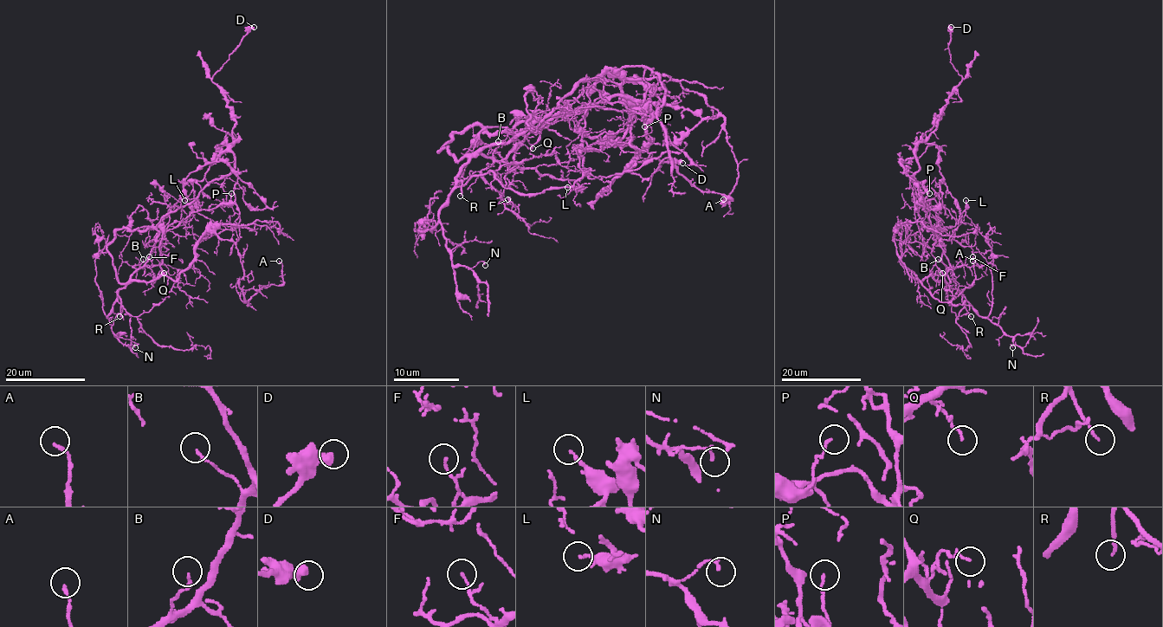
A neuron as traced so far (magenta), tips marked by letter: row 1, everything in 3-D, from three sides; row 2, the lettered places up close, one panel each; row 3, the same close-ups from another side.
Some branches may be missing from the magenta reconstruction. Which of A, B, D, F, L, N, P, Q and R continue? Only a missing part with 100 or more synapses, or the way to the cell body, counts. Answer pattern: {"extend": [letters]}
{"extend": ["R"]}

